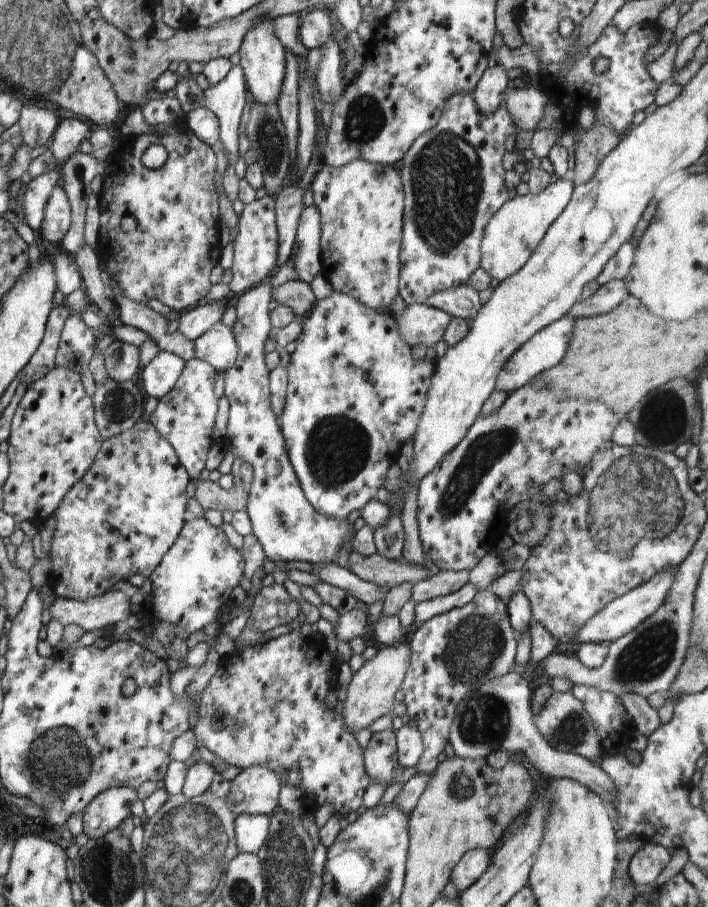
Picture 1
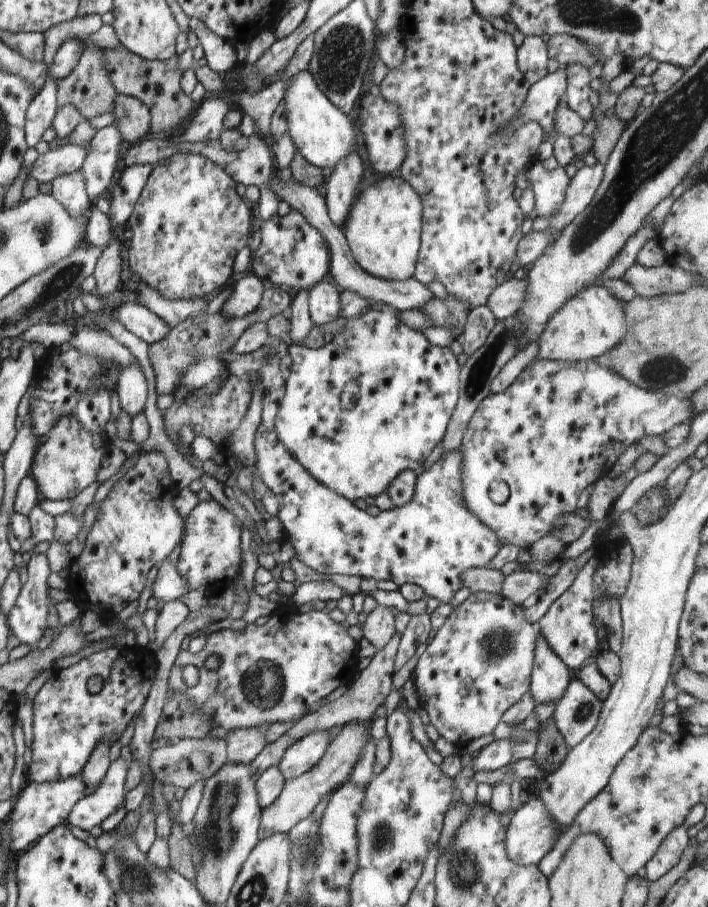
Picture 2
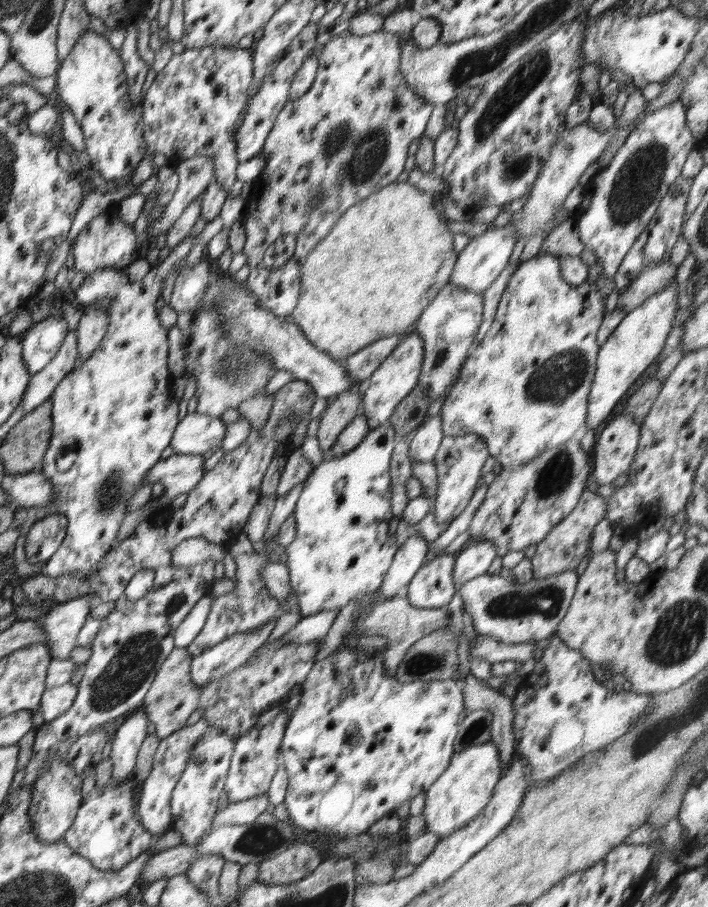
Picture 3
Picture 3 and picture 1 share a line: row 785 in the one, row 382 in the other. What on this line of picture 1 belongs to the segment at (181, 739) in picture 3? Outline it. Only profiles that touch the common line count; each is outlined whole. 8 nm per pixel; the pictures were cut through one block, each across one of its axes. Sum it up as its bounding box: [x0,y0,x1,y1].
[144,351,186,398]

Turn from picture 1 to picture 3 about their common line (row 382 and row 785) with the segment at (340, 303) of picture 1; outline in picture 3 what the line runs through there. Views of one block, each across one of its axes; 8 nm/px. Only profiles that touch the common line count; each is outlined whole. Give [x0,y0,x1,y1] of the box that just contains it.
[280,648,466,836]

